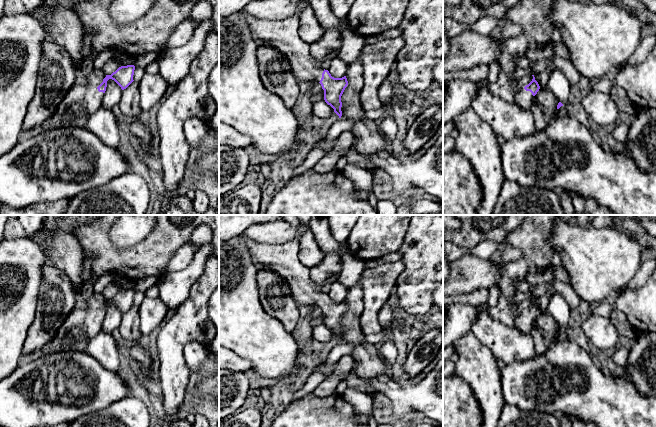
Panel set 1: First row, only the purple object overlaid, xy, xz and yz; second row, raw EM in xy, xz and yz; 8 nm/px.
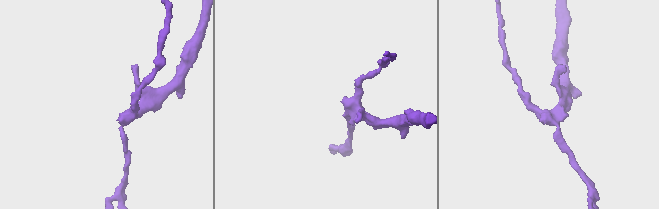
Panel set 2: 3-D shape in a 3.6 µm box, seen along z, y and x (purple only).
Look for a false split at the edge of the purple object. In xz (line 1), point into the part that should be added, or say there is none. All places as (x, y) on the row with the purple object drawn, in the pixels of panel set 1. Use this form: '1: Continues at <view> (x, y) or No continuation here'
1: Continues at xz (283, 35)

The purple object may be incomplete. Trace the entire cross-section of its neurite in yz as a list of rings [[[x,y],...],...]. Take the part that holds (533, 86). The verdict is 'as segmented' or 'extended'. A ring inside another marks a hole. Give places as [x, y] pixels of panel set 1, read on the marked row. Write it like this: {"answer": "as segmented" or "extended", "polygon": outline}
{"answer": "extended", "polygon": [[[534,75],[532,81],[522,88],[520,91],[515,92],[514,103],[520,106],[522,109],[530,110],[534,96],[540,89],[538,82],[535,80]]]}

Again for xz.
{"answer": "extended", "polygon": [[[240,12],[246,20],[252,37],[259,46],[269,45],[282,52],[288,59],[293,75],[298,80],[318,82],[324,90],[324,100],[341,118],[341,96],[348,85],[346,76],[334,78],[328,70],[322,68],[310,53],[310,45],[299,34],[299,17],[285,20],[262,20]]]}

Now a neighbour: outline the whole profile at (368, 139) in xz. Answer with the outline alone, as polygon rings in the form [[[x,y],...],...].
[[[361,55],[356,61],[348,64],[346,78],[348,85],[342,96],[342,116],[340,119],[354,119],[351,130],[355,137],[356,150],[366,159],[379,151],[386,151],[387,139],[381,134],[376,121],[363,117],[360,93],[364,86]]]

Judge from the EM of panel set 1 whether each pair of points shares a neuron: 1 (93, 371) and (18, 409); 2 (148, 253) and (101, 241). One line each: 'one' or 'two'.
1: one
2: one

